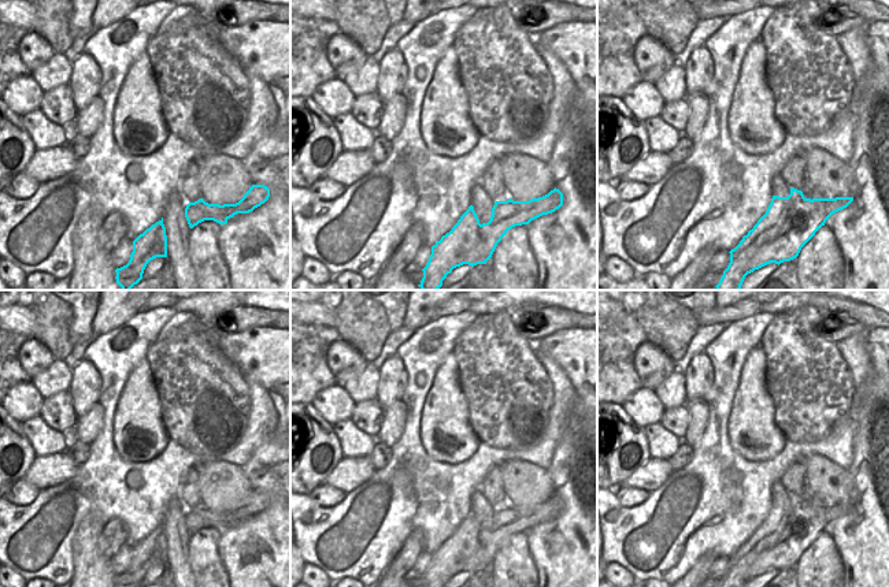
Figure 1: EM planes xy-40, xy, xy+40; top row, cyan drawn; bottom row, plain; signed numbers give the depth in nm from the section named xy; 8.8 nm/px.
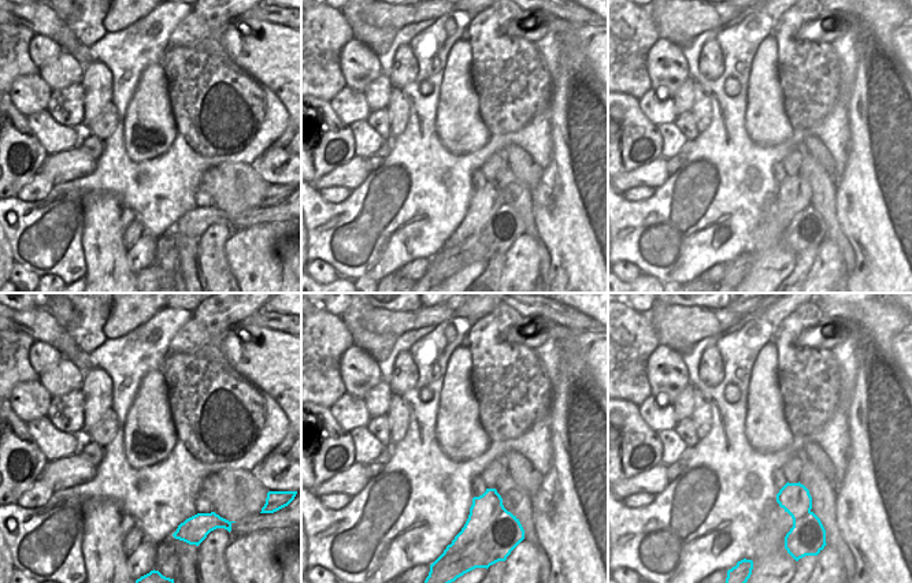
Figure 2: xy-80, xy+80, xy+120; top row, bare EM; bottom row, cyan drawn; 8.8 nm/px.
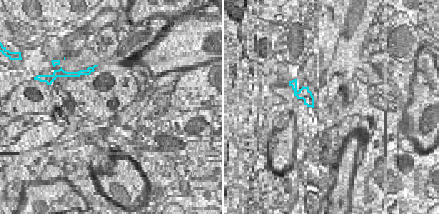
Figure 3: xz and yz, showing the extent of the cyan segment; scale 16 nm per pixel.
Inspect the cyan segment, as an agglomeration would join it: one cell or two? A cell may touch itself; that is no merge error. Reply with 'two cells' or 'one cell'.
two cells

